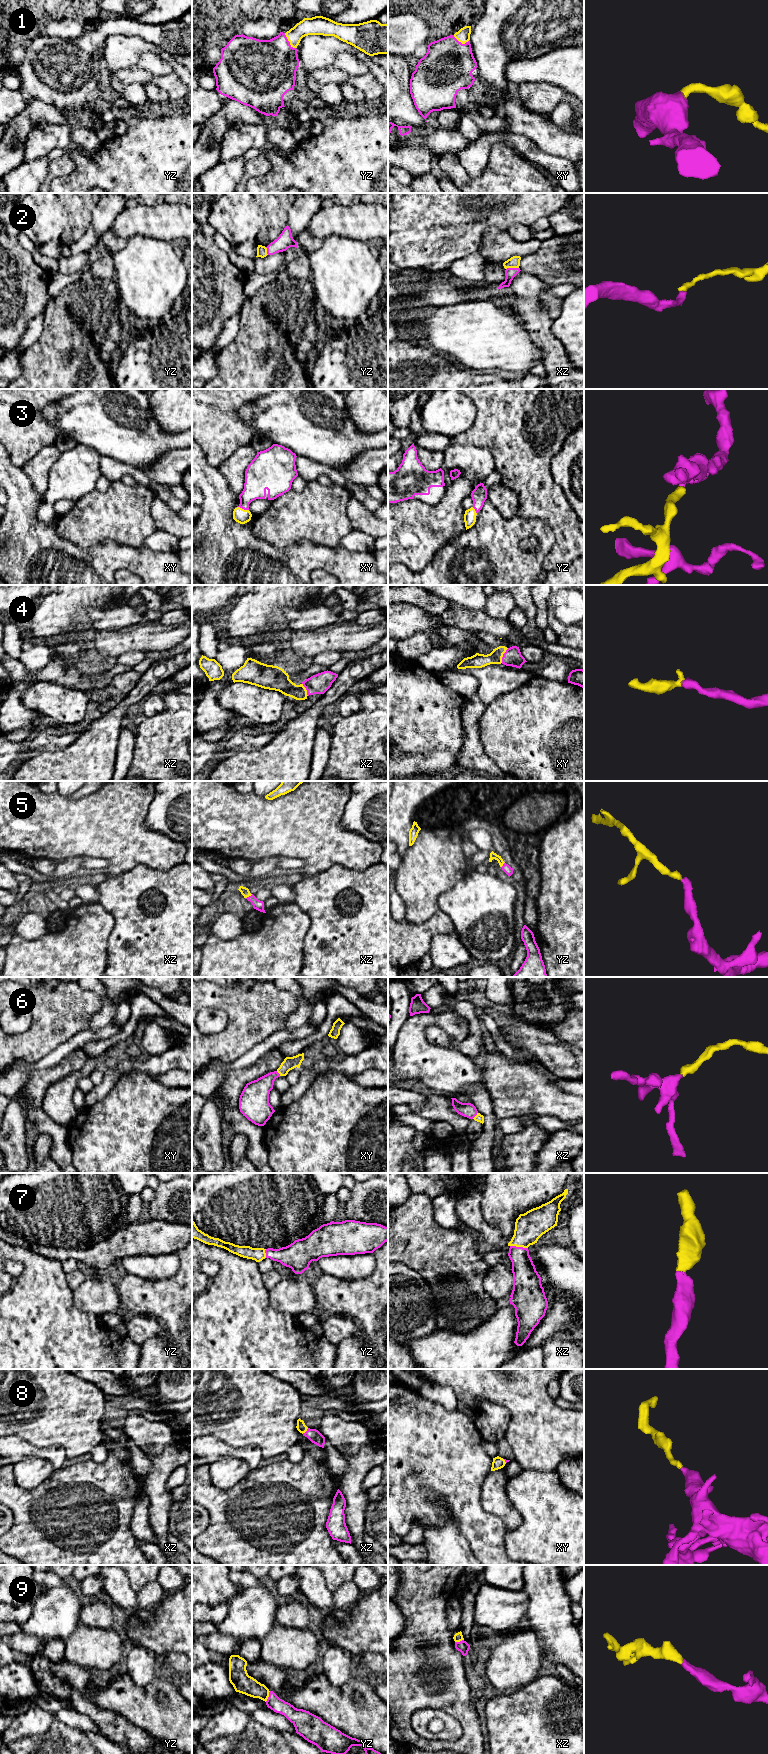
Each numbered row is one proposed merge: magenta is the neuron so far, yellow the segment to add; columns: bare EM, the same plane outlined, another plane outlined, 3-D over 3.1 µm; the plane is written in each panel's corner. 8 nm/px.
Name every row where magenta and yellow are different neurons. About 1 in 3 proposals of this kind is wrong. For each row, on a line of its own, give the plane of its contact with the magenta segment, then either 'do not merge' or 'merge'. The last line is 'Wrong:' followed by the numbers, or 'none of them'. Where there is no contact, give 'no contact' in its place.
1: meets magenta in yz; merge
2: meets magenta in xz; merge
3: meets magenta in xy; merge
4: meets magenta in xy; merge
5: meets magenta in xz; merge
6: meets magenta in xz; merge
7: meets magenta in xz; merge
8: meets magenta in xz; merge
9: meets magenta in yz; merge
Wrong: none of them

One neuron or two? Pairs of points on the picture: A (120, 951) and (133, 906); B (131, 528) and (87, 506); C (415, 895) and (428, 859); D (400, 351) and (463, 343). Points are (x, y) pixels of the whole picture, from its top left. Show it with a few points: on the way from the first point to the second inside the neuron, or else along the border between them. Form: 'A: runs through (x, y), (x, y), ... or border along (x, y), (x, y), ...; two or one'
A: runs through (124, 940), (132, 932), (133, 917); one
B: runs through (120, 517), (98, 516); one
C: runs through (419, 886), (419, 881), (428, 868); one
D: border along (420, 341), (451, 358); two

